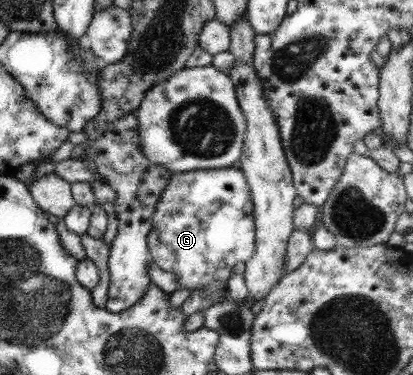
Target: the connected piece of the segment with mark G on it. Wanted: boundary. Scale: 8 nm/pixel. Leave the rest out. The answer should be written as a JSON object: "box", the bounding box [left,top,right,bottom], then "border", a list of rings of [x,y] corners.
{"box":[145,167,254,292],"border":[[[230,167],[172,173],[158,195],[145,240],[152,263],[176,277],[170,290],[192,292],[212,281],[224,284],[238,262],[254,255],[253,204],[242,171]]]}

